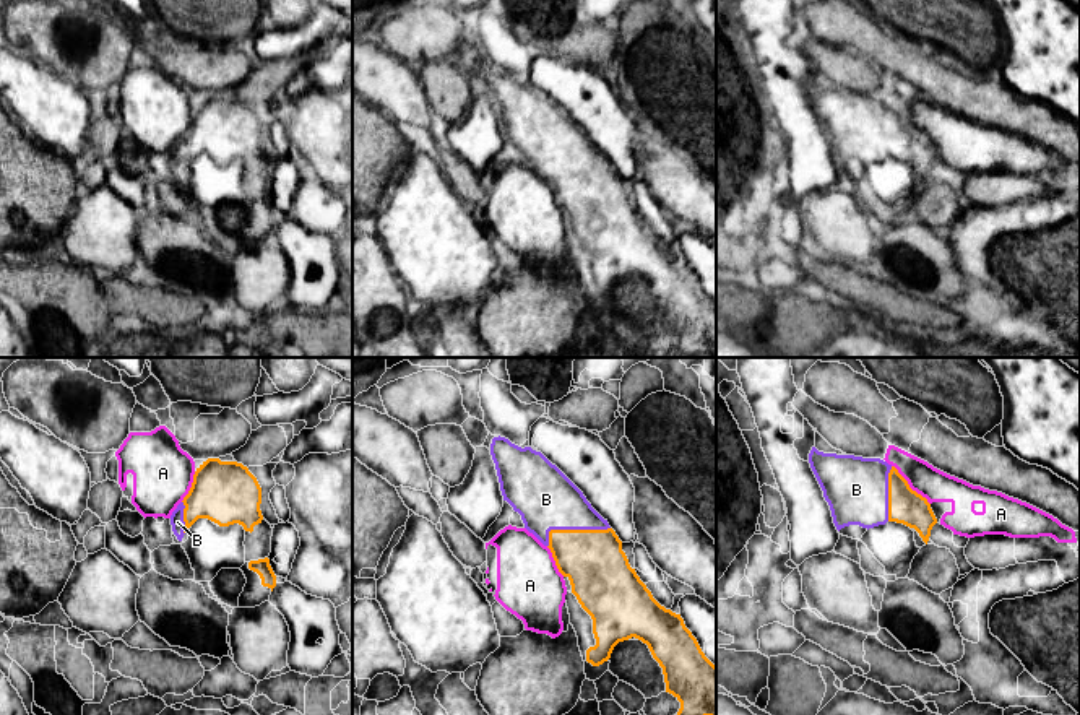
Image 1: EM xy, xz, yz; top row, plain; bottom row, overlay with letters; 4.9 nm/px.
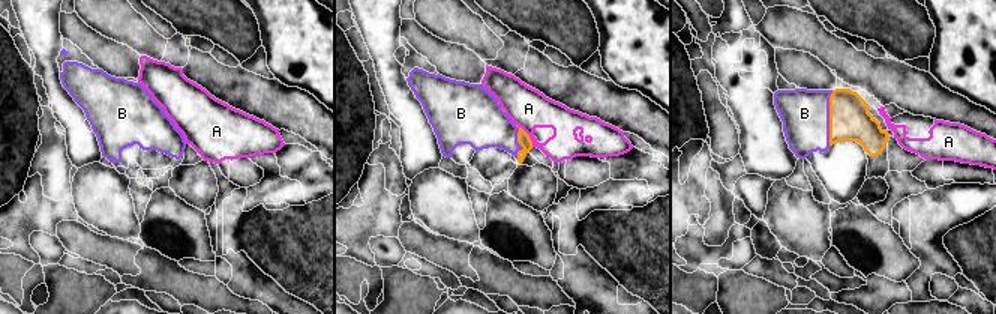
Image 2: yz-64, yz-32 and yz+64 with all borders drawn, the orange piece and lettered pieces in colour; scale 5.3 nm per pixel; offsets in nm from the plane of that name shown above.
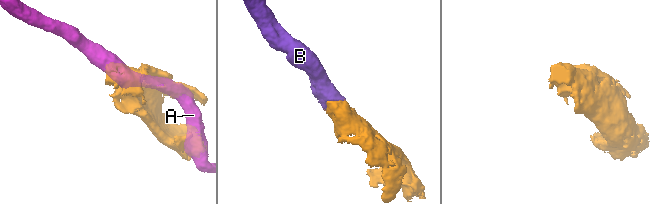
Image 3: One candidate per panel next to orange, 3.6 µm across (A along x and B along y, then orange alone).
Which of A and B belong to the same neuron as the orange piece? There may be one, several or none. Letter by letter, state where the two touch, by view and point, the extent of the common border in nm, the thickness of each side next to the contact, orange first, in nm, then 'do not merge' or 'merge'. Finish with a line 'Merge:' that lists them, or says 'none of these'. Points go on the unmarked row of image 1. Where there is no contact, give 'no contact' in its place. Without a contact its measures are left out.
A: yz (908, 122) | 280 nm | 180/160 nm | do not merge
B: xz (572, 166) | 320 nm | 300/300 nm | merge
Merge: B

